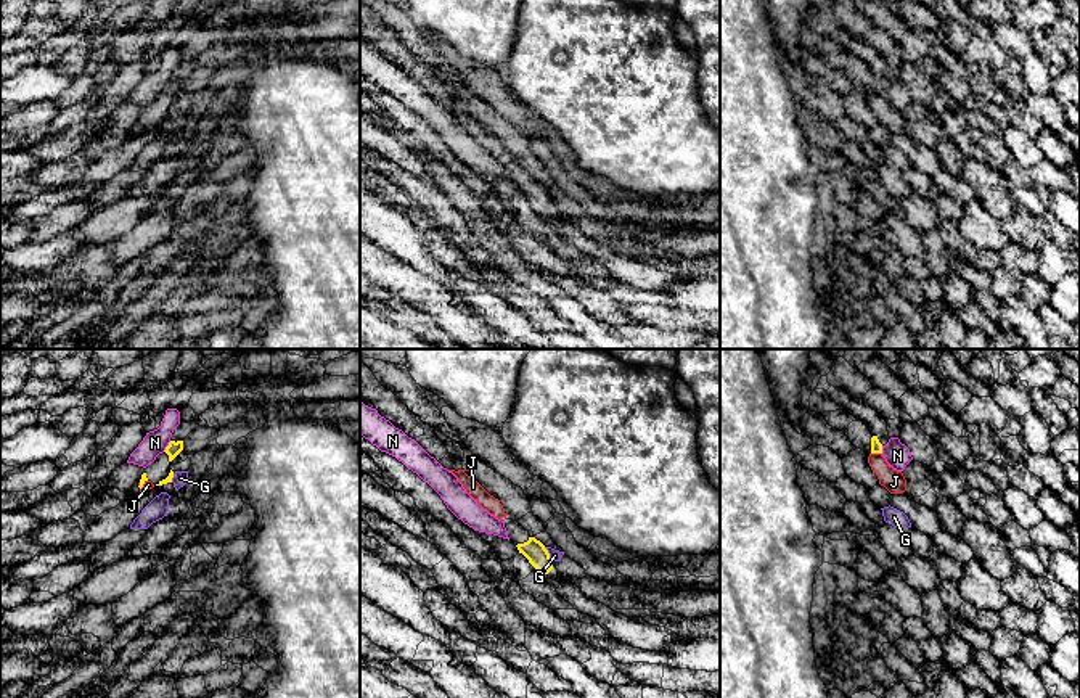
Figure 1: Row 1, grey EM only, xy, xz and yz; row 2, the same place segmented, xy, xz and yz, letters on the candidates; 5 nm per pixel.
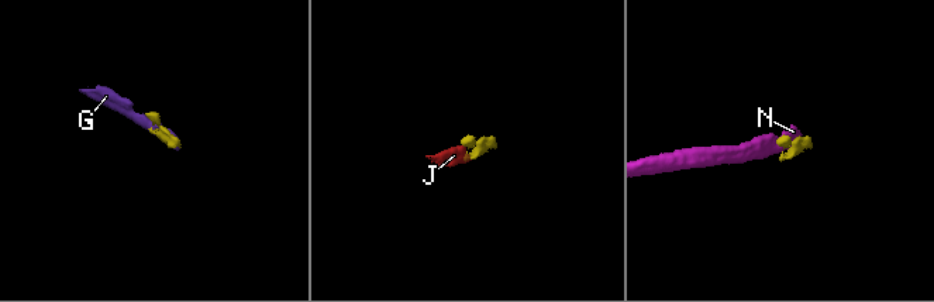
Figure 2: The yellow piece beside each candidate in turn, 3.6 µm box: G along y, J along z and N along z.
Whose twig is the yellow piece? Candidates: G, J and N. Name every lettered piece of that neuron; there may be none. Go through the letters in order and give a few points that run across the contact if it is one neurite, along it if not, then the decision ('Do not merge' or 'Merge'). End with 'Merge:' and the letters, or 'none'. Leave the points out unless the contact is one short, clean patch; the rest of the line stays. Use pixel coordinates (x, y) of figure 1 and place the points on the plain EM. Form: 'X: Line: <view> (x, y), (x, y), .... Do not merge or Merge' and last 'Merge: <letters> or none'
G: Line: xz (544, 187), (553, 200). Do not merge
J: Merge
N: Line: xy (171, 81), (163, 90). Do not merge
Merge: J

